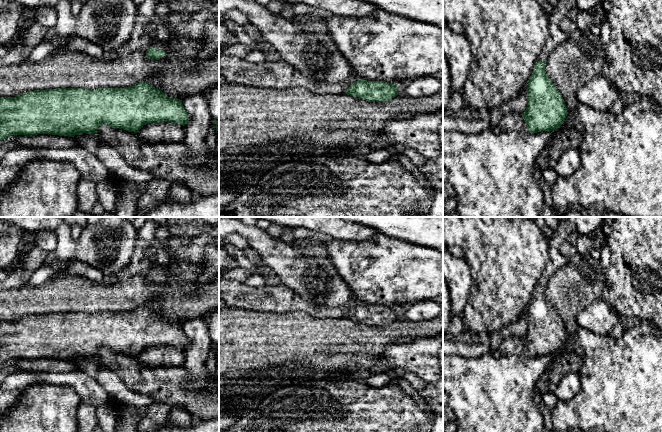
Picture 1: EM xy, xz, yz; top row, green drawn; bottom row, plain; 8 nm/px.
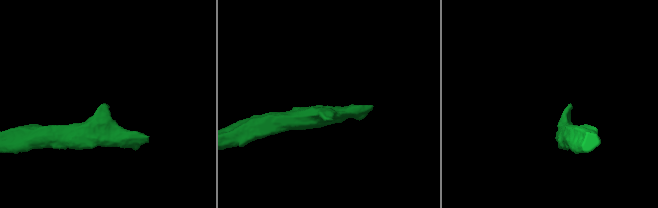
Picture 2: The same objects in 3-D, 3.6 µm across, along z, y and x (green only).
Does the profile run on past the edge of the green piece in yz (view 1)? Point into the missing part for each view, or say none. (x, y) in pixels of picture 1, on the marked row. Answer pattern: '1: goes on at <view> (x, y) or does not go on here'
1: goes on at yz (525, 131)

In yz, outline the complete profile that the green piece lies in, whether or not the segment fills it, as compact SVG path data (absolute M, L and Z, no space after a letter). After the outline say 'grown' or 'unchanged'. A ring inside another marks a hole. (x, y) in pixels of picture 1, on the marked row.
M536 62L527 85L527 108L522 133L554 131L565 121L567 108L562 94L545 72L546 62Z | grown

